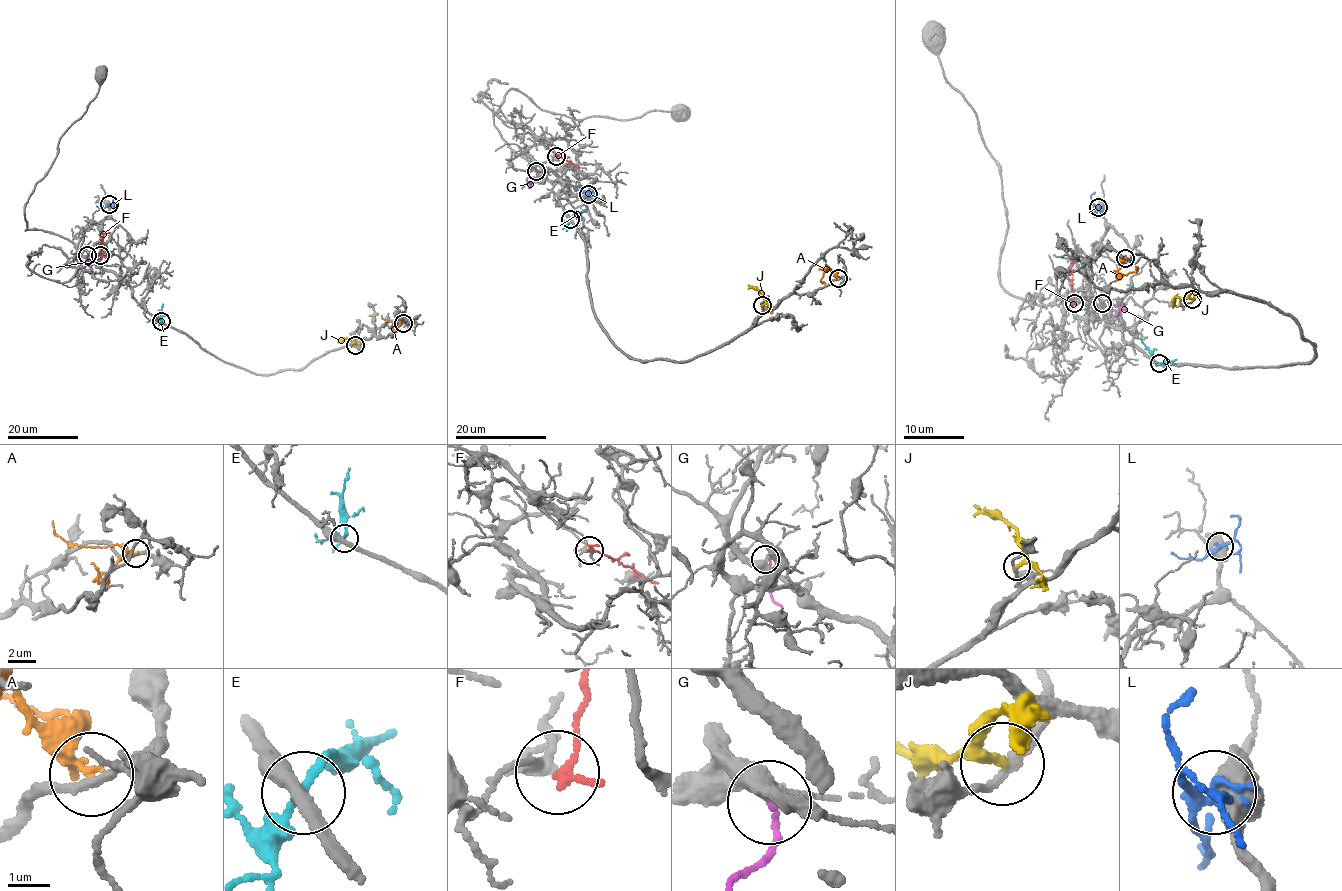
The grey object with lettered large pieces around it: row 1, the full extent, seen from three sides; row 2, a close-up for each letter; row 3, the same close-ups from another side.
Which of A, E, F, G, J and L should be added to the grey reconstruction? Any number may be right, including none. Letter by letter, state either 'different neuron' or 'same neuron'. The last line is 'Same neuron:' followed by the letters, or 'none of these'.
A: different neuron
E: different neuron
F: different neuron
G: same neuron
J: different neuron
L: different neuron
Same neuron: G

